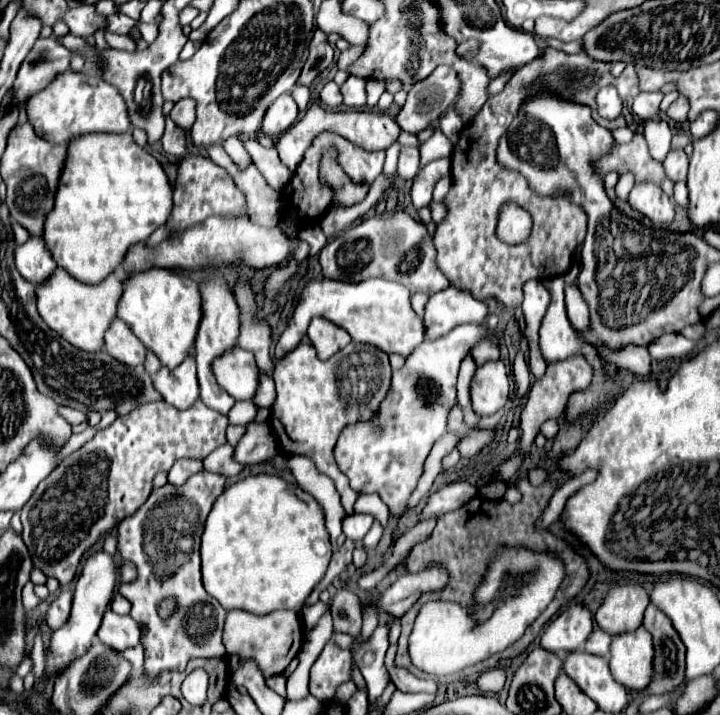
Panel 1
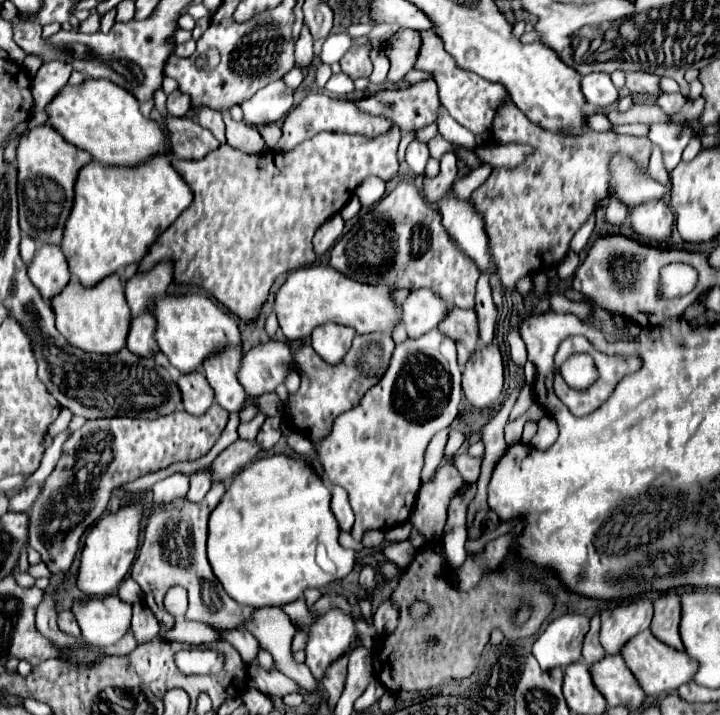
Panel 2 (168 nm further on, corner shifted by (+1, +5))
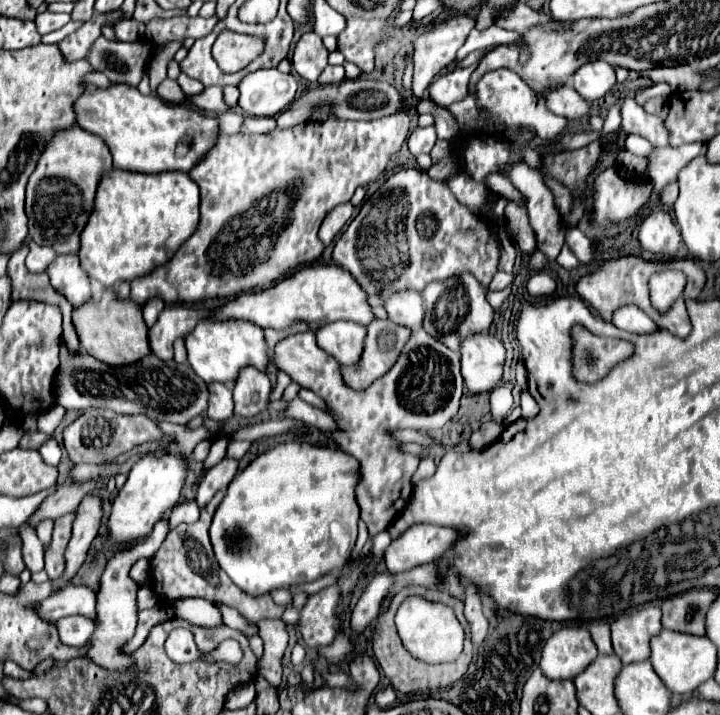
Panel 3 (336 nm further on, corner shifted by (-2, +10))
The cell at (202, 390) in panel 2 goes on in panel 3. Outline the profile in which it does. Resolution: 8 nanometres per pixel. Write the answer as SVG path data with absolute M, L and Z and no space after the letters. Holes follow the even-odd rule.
M209 384L209 408L207 416L215 422L227 422L233 418L233 390L227 384Z

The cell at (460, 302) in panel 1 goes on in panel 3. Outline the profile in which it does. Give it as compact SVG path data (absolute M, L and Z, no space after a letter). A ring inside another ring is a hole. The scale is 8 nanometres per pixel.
M415 290L395 292L391 298L385 300L385 312L391 322L417 330L417 328L421 328L423 314L425 314L423 298Z

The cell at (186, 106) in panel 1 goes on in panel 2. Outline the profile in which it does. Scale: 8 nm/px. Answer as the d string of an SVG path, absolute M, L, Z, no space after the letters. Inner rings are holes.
M174 91L168 95L168 103L166 103L166 109L170 115L176 115L176 117L184 117L188 115L190 111L190 97L186 93L180 93L180 91Z

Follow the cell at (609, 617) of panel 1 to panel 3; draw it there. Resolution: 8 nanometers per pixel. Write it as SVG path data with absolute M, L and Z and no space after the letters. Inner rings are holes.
M649 603L633 614L627 612L610 623L611 642L623 664L643 662L651 656L649 640L661 632L661 608Z

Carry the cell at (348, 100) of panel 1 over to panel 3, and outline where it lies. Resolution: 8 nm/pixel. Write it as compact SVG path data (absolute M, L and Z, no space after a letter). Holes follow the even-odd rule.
M327 66L319 78L317 78L317 84L319 86L329 86L329 84L339 84L345 80L345 70L343 66Z

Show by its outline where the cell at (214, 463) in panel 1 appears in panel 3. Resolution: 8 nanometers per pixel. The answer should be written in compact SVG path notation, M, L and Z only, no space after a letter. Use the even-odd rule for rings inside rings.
M187 500L185 504L177 504L169 516L169 530L179 526L179 524L193 524L195 520L199 520L199 506L195 504L195 500Z

